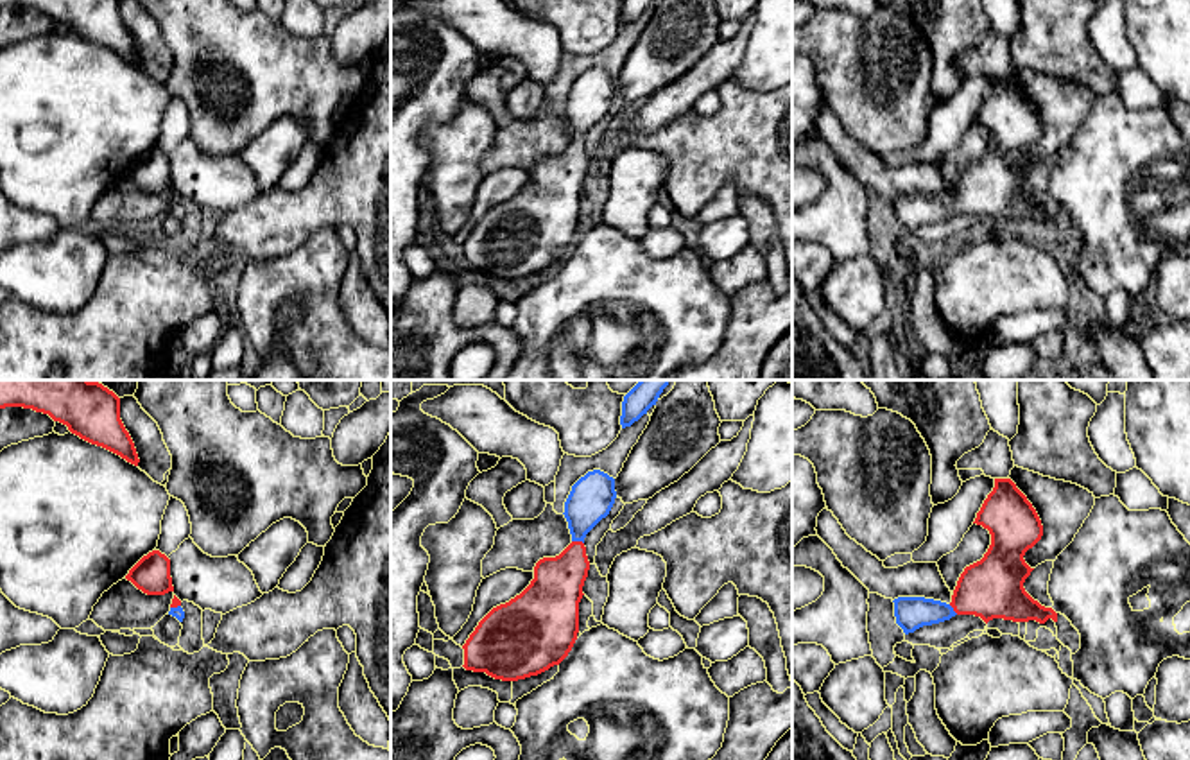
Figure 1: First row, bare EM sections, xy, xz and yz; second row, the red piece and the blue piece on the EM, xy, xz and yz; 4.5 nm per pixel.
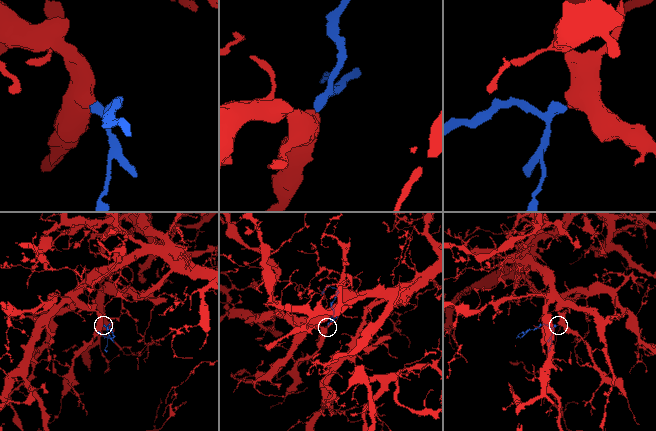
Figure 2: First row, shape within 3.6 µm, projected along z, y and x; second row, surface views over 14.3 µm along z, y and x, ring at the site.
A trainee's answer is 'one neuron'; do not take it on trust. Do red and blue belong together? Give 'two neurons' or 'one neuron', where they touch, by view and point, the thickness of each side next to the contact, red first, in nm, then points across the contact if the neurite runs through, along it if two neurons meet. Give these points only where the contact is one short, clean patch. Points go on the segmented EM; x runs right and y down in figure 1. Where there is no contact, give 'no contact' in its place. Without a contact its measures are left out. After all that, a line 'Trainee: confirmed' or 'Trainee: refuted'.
one neuron | xz (577, 542) | 240/200 nm | across xz (556, 590), (572, 565), (577, 542), (583, 509), (592, 497)
Trainee: confirmed

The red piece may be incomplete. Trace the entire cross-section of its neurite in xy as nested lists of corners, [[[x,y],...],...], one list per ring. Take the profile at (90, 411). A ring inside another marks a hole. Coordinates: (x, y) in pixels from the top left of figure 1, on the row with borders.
[[[0,380],[0,409],[48,414],[81,439],[138,466],[134,443],[120,419],[120,398],[90,380]]]

